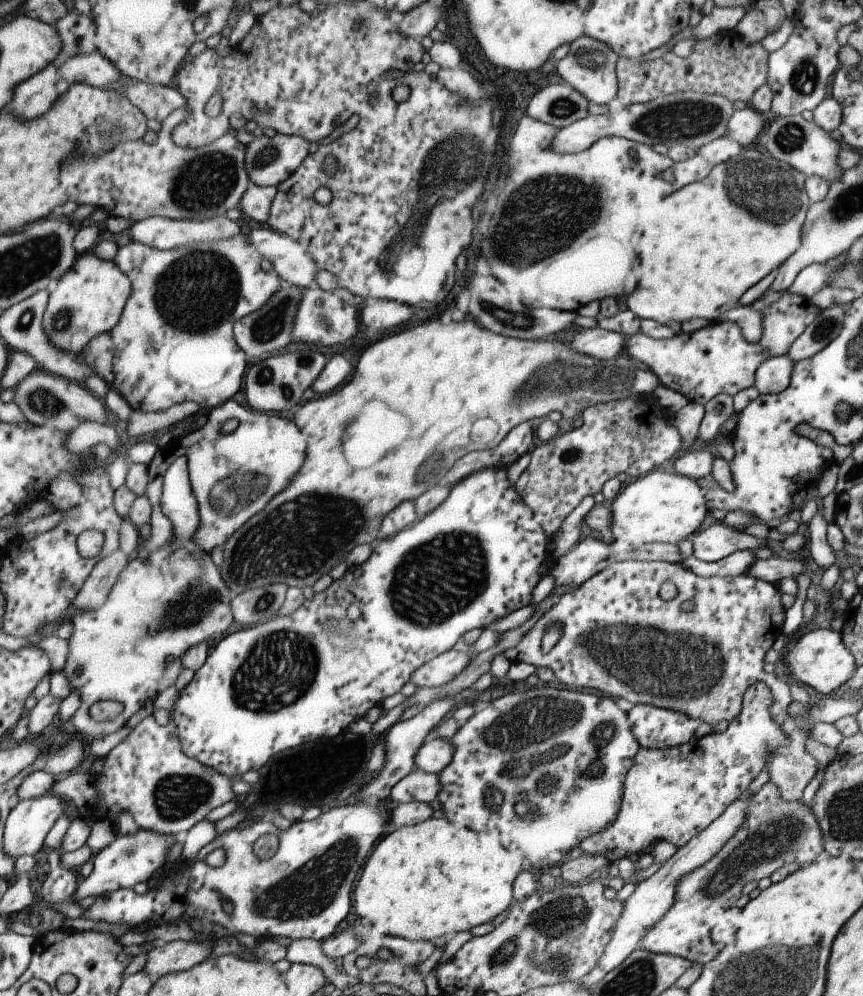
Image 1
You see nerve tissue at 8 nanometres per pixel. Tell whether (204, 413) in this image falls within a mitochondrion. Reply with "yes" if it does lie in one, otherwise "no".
no

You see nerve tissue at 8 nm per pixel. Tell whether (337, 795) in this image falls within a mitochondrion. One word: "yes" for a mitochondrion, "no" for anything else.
no

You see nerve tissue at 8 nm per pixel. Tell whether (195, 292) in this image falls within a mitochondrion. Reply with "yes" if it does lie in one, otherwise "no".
yes

